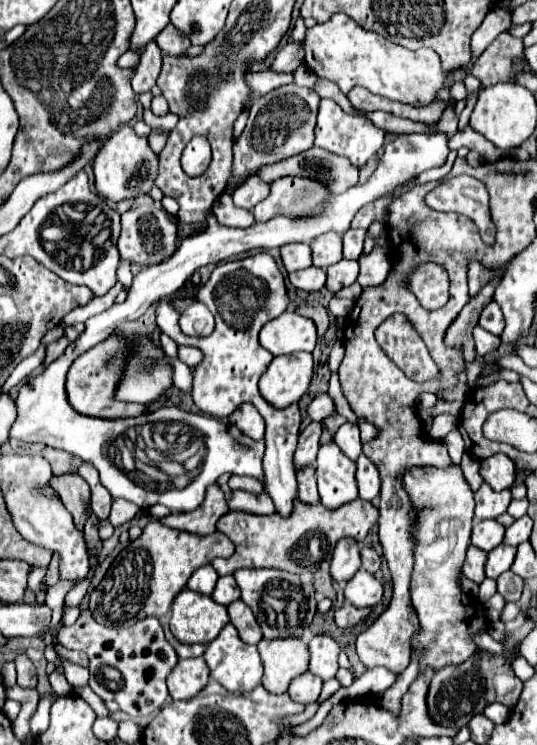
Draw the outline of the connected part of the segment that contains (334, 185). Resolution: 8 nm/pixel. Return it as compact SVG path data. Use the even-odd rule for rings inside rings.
M310 147L308 151L274 165L264 165L254 175L266 183L286 175L314 177L318 181L324 181L334 193L344 193L348 187L358 183L358 169L348 159L328 153L320 147Z

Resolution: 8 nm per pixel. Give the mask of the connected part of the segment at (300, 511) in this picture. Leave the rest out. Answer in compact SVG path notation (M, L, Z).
M294 499L294 509L288 517L282 517L278 511L266 517L260 515L248 515L248 513L236 513L236 511L228 511L224 513L218 523L216 523L216 531L224 533L236 547L234 555L228 559L214 559L212 567L216 569L218 575L230 575L236 569L280 569L280 571L290 571L294 573L294 567L290 567L290 553L292 553L292 561L296 561L296 565L304 565L304 573L314 573L320 567L320 561L316 561L316 553L320 553L320 537L312 535L312 547L310 547L310 537L306 537L306 543L300 543L300 547L296 549L296 541L302 541L300 537L306 535L308 531L314 533L322 533L324 535L324 549L322 557L330 557L338 539L342 537L354 537L356 541L362 541L368 531L372 529L372 525L378 521L378 509L370 503L370 501L362 501L362 499L354 499L338 509L326 509L320 503L302 503L300 499Z

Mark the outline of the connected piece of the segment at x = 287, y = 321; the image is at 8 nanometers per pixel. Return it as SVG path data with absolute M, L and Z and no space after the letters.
M284 311L280 317L268 321L260 331L260 345L274 357L298 351L312 353L316 339L314 321L296 311Z

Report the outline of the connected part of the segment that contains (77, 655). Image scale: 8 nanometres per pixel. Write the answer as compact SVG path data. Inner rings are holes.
M54 643L54 649L56 649L56 653L58 653L62 659L66 659L66 661L70 661L70 663L76 663L76 665L80 665L80 667L88 667L88 657L86 657L82 651L70 651L70 649L62 647L60 643Z

